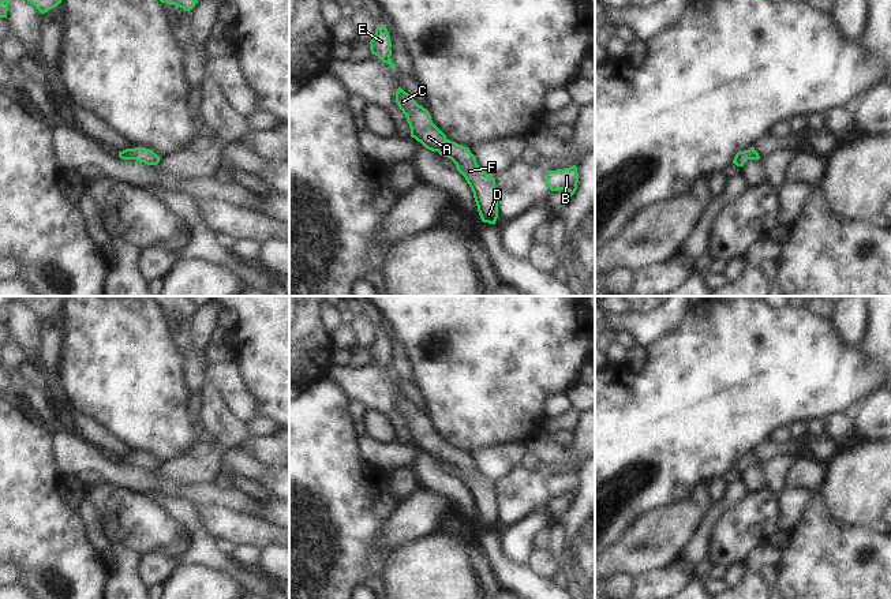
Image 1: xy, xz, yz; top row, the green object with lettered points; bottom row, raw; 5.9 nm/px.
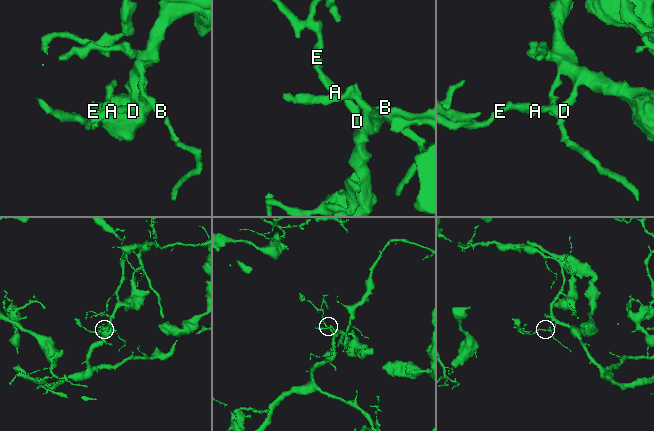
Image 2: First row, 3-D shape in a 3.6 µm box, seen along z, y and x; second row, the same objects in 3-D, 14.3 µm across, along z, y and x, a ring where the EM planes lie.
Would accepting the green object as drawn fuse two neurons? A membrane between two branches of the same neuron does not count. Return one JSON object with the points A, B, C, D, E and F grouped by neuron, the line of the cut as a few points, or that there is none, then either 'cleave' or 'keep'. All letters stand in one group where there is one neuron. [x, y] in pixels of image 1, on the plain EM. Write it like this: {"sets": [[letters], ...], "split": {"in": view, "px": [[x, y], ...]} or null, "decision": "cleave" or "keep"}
{"sets": [["A", "B", "C", "D", "E", "F"]], "split": null, "decision": "keep"}

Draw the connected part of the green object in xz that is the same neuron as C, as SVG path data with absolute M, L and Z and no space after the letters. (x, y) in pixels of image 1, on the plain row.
M401 393L396 397L396 408L411 434L411 442L420 448L426 454L438 457L450 464L457 476L469 490L483 528L495 529L498 524L498 501L495 495L495 483L487 480L479 473L475 461L469 453L452 448L433 428L430 418L419 411Z

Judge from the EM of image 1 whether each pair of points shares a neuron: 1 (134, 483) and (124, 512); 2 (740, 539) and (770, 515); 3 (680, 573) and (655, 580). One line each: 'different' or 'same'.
1: different
2: same
3: same

